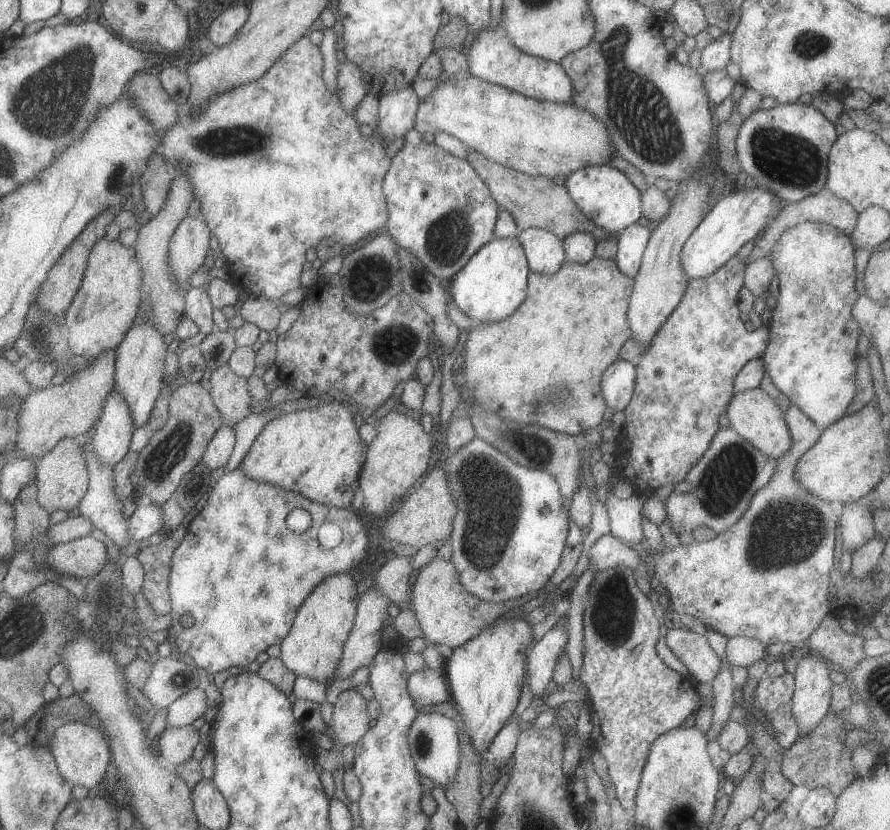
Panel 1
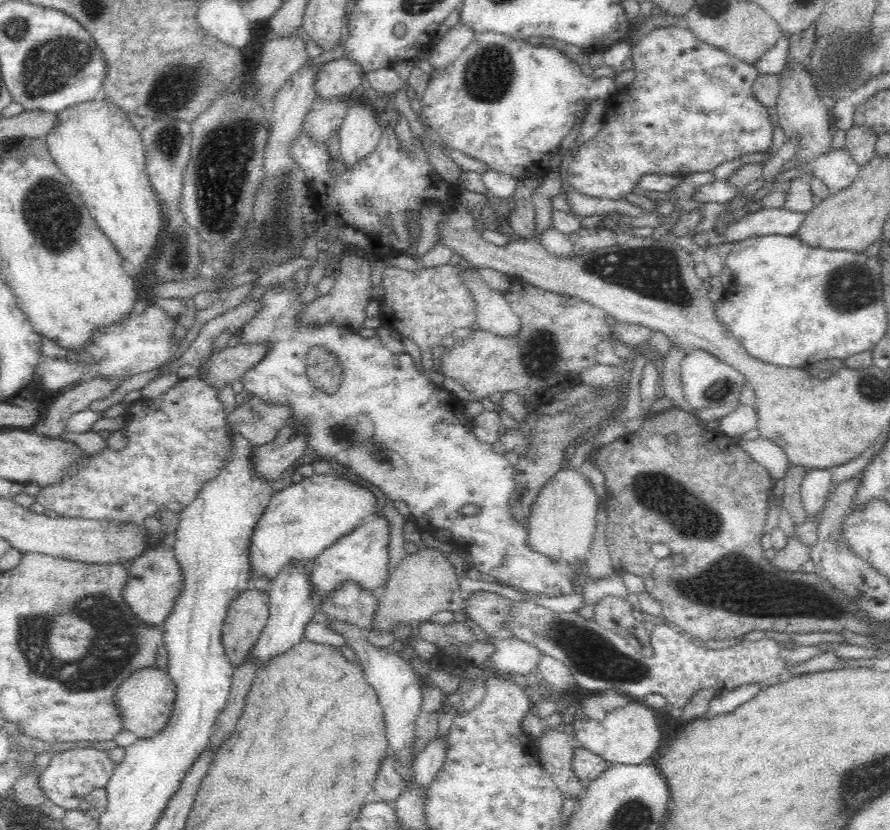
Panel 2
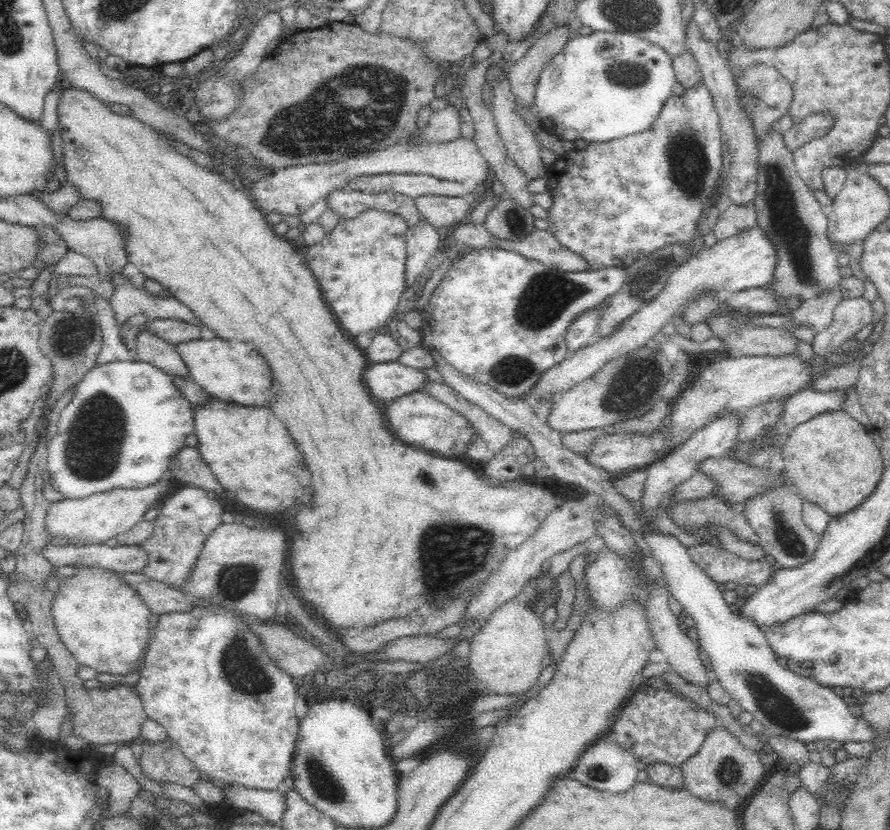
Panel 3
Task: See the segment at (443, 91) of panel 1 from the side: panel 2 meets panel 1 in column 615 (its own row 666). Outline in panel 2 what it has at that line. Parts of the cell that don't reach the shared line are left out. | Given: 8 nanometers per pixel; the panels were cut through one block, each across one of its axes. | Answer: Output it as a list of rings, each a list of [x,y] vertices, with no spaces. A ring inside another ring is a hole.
[[[157,666],[139,668],[131,672],[114,692],[114,702],[124,720],[124,729],[134,733],[136,738],[150,738],[165,727],[170,718],[176,686],[168,671]]]

